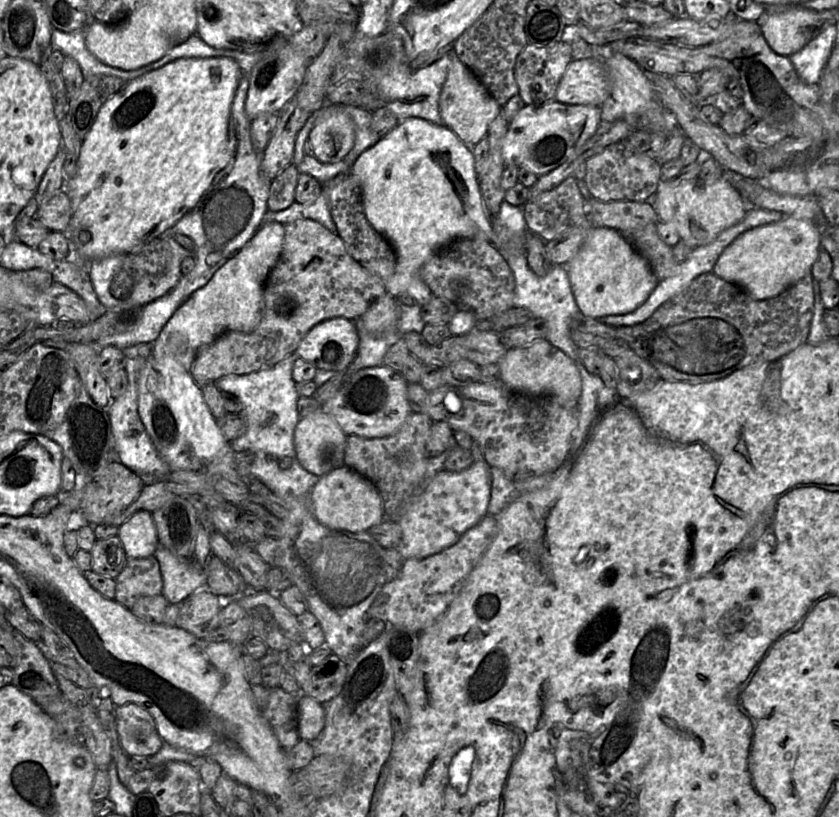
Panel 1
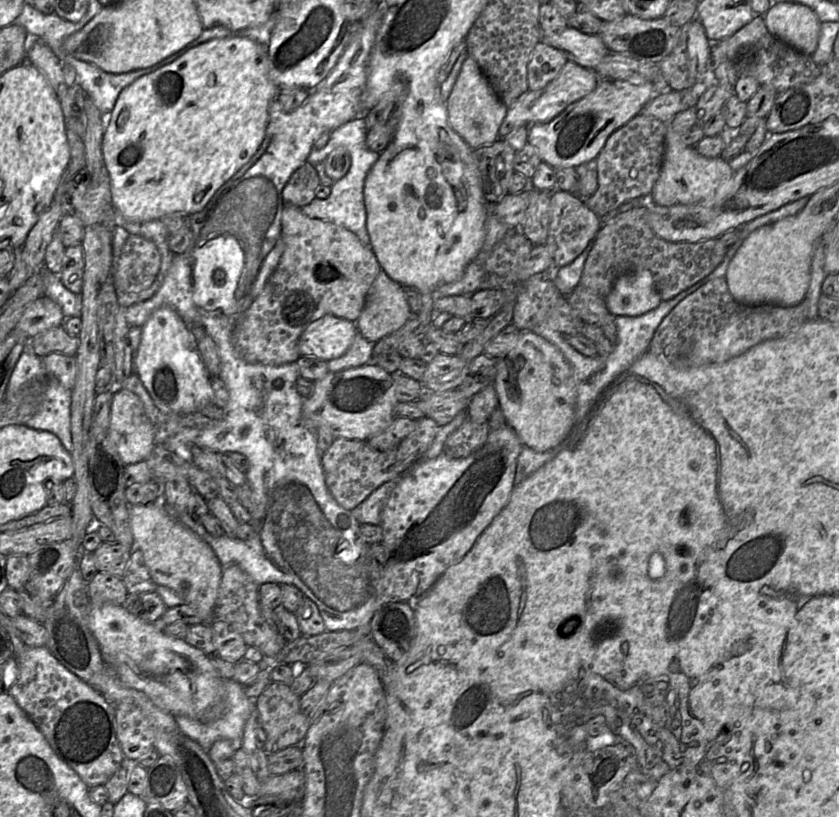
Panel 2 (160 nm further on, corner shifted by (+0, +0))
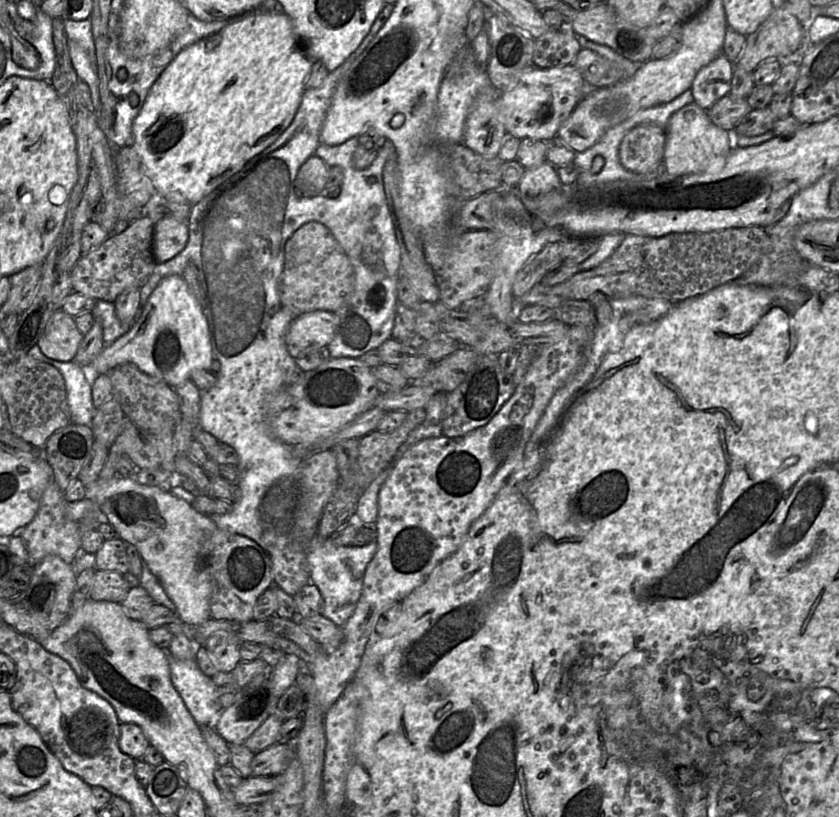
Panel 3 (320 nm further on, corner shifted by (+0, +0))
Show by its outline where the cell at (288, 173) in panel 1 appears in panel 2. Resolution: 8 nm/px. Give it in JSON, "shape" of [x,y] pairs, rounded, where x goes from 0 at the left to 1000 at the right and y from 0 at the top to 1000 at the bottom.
{"shape":[[[362,200],[344,218],[336,241],[338,251],[360,253],[377,242],[375,235],[381,225],[381,219],[371,200]]]}

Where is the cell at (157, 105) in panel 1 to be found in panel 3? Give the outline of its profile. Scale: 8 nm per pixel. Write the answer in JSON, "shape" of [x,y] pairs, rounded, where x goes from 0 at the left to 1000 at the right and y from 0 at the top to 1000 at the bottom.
{"shape":[[[335,11],[331,13],[303,13],[273,26],[262,38],[251,42],[218,60],[192,89],[180,106],[178,115],[159,151],[157,180],[167,193],[172,212],[185,230],[186,242],[212,236],[225,250],[234,250],[263,225],[285,212],[304,191],[327,175],[346,154],[364,113],[364,99],[373,75],[362,66],[350,40],[348,23]]]}

